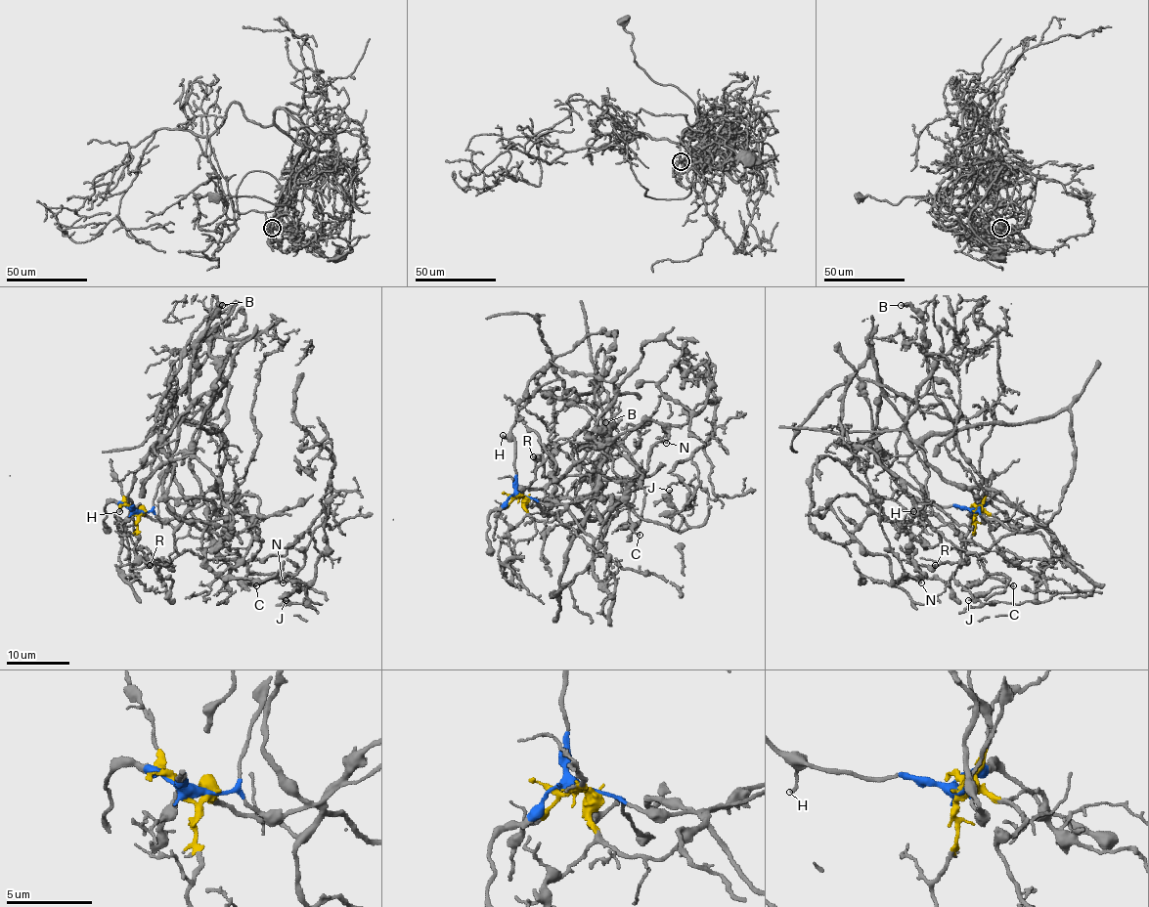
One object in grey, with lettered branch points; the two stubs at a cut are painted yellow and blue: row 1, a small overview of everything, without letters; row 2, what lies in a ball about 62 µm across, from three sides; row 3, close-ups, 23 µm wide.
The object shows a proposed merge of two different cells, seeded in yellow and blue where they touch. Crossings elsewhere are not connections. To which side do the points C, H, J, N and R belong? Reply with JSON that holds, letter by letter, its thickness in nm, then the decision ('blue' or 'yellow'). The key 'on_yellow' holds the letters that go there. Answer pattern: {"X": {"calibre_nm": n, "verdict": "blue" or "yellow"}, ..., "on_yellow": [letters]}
{"C": {"calibre_nm": 150, "verdict": "yellow"}, "H": {"calibre_nm": 170, "verdict": "blue"}, "J": {"calibre_nm": 220, "verdict": "yellow"}, "N": {"calibre_nm": 200, "verdict": "blue"}, "R": {"calibre_nm": 140, "verdict": "yellow"}, "on_yellow": ["C", "J", "R"]}

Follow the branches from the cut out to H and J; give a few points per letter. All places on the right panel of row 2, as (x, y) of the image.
H: (974, 510), (919, 500), (912, 512)
J: (976, 512), (1015, 531), (979, 556), (1009, 582), (968, 600)

